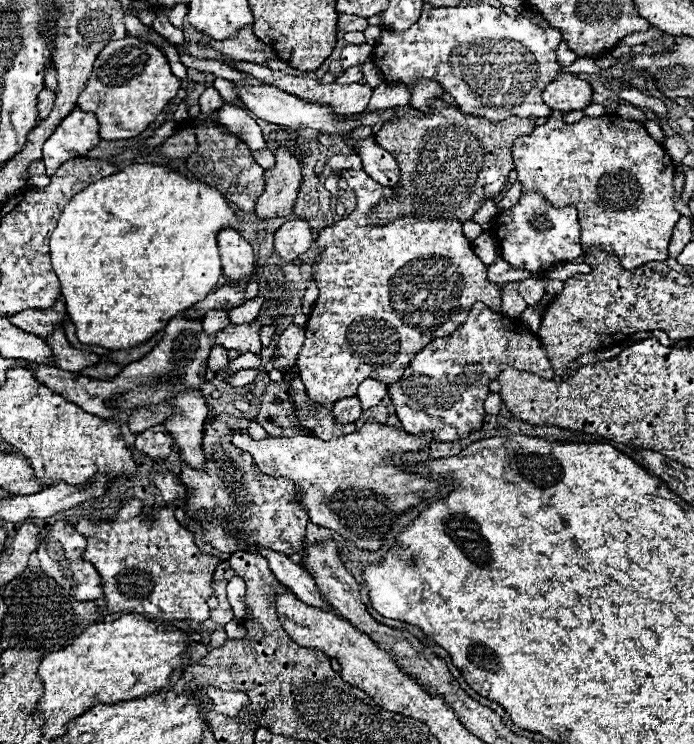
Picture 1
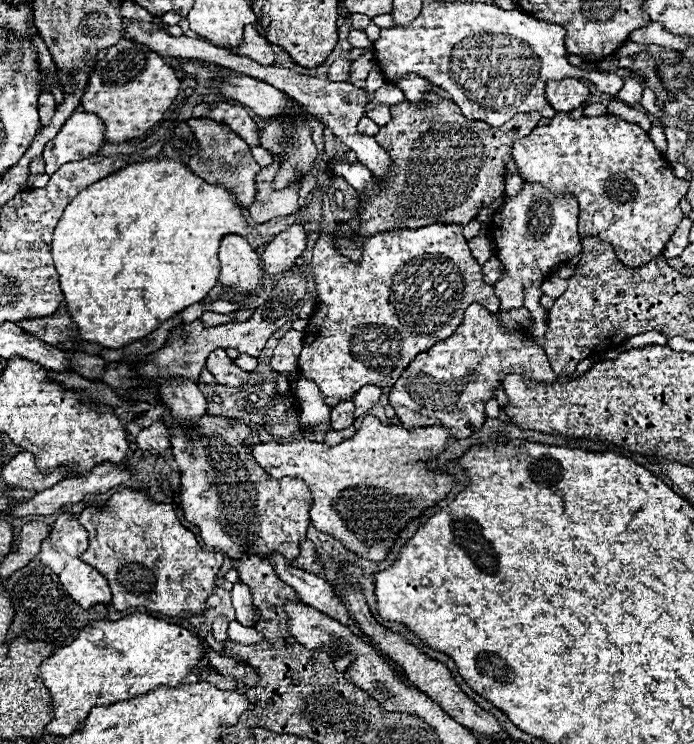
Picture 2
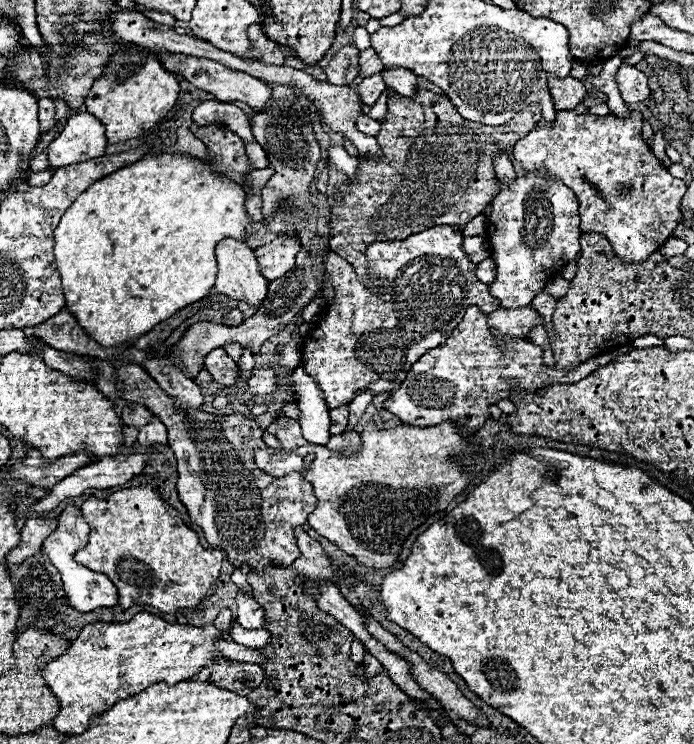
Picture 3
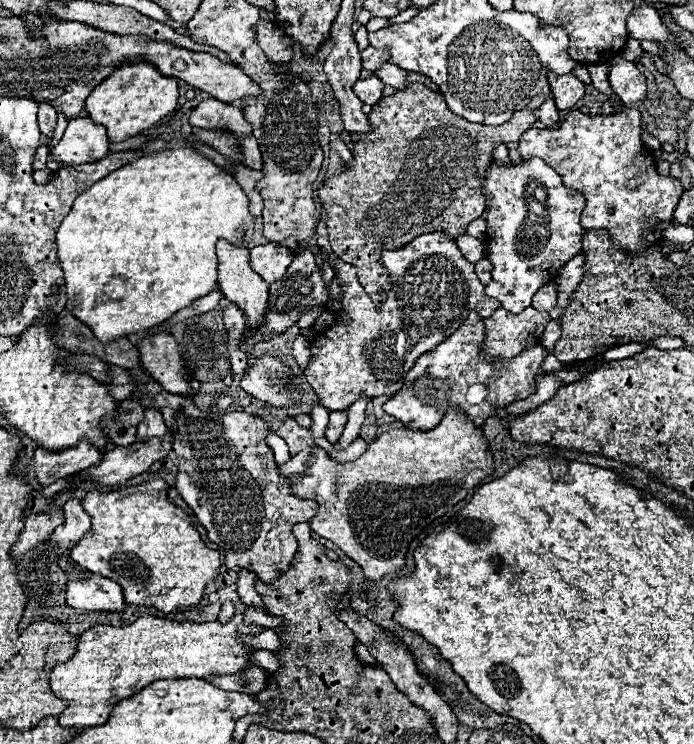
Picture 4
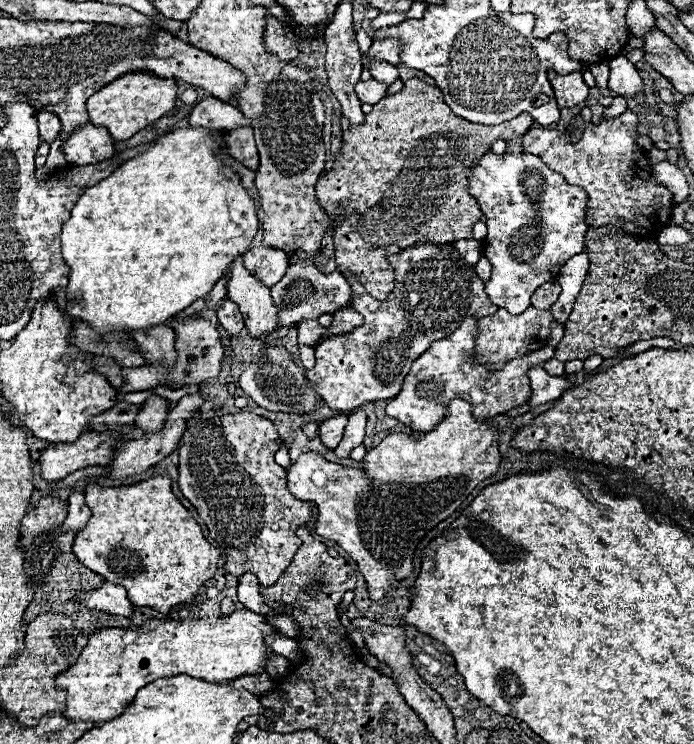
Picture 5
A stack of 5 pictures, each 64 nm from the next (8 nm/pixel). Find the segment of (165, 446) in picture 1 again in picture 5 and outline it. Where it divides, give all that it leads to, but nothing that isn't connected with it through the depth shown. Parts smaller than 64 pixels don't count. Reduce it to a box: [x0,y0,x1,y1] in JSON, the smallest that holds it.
[136,396,168,432]

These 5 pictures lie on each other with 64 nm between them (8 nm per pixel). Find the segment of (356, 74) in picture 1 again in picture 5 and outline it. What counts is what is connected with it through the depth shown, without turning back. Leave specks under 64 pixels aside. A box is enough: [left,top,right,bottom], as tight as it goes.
[364,40,398,64]

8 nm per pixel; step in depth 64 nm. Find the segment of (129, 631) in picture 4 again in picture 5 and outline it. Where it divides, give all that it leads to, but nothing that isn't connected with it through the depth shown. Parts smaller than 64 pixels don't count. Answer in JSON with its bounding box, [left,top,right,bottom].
[56,610,276,722]

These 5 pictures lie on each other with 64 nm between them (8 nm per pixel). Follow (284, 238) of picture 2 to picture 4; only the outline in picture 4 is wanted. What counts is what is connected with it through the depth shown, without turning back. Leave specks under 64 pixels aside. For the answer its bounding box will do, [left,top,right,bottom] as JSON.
[250,242,294,284]

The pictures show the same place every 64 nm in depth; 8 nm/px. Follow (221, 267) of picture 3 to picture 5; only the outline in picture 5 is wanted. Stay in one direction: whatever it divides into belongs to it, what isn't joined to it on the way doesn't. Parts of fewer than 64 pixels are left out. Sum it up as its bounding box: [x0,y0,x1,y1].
[224,254,278,340]

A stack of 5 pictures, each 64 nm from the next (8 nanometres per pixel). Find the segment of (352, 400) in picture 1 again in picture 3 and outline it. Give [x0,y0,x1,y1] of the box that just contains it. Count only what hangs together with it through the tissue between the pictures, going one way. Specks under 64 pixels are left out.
[330,404,348,434]

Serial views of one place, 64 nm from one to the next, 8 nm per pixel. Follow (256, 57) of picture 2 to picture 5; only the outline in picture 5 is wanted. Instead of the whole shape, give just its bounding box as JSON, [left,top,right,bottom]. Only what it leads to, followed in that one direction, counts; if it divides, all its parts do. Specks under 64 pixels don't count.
[264,18,302,60]

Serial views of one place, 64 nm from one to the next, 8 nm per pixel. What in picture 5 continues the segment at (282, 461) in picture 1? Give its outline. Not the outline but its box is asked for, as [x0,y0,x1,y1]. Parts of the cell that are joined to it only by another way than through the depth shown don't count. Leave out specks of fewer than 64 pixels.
[286,400,498,600]

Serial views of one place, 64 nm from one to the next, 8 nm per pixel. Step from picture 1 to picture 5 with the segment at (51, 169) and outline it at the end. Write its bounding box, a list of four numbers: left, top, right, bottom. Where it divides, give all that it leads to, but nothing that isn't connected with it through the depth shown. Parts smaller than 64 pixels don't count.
[62,124,114,166]

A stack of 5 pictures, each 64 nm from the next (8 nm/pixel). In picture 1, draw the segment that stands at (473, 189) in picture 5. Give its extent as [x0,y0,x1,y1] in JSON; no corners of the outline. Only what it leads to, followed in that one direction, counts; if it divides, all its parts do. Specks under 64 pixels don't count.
[492,194,582,318]

